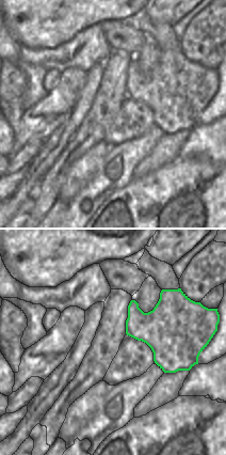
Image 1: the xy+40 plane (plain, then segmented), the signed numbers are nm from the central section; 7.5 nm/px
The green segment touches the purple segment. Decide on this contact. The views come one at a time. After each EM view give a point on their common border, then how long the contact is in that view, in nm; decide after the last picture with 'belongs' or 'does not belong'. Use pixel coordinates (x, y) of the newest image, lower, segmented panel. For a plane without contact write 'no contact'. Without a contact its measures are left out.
no contact

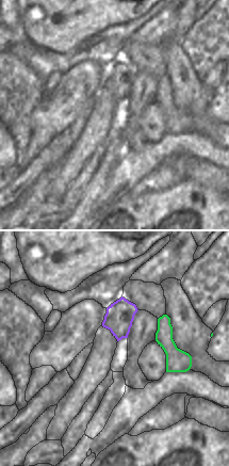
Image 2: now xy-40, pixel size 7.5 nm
no contact

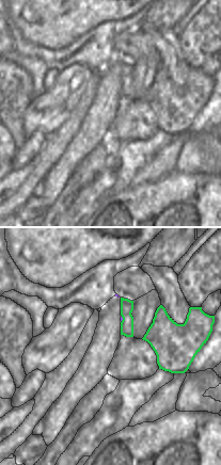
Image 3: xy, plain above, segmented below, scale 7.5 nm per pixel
meets green at (123, 319); contact 30 nm long

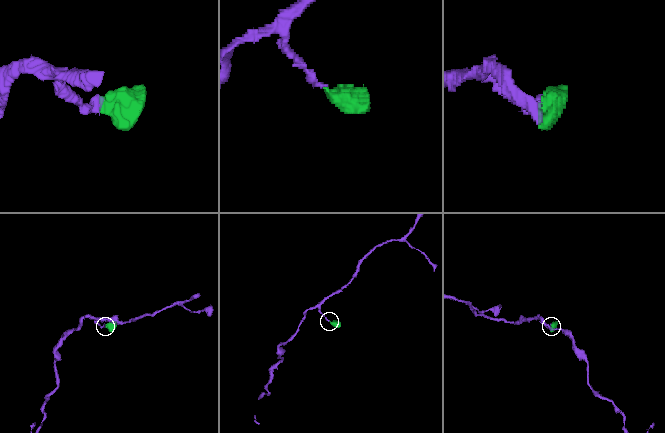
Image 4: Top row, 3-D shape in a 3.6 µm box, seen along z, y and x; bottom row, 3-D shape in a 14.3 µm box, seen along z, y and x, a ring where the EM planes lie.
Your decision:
belongs

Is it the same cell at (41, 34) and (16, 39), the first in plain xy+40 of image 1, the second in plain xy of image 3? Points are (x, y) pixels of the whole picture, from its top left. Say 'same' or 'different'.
different

